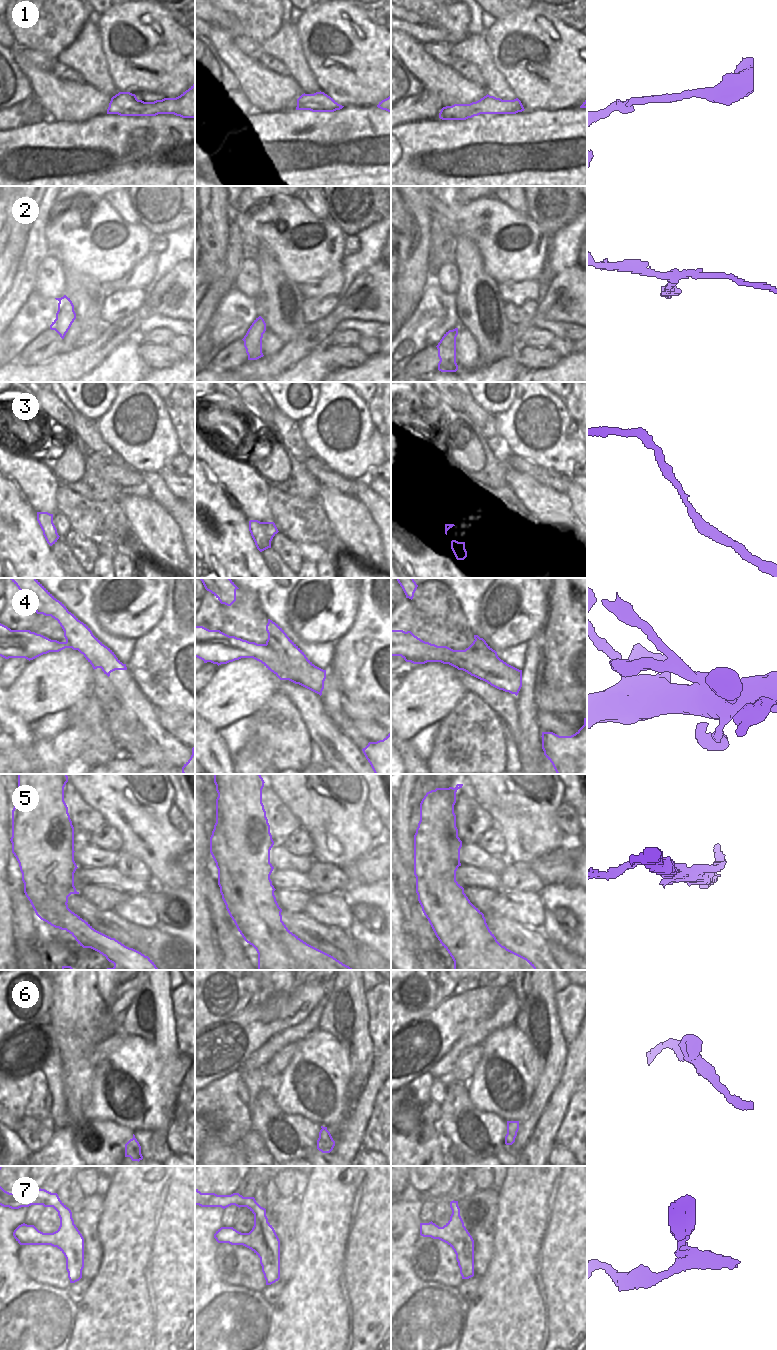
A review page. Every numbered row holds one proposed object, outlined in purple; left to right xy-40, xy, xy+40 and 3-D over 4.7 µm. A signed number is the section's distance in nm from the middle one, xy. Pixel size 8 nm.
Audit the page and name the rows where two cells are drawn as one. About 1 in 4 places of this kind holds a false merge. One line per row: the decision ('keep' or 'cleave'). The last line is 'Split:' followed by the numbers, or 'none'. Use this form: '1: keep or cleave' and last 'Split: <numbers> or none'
1: keep
2: keep
3: keep
4: cleave
5: cleave
6: keep
7: keep
Split: 4, 5

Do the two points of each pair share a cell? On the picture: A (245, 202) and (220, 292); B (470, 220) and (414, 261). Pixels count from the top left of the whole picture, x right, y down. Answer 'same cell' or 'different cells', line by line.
A: same cell
B: different cells

